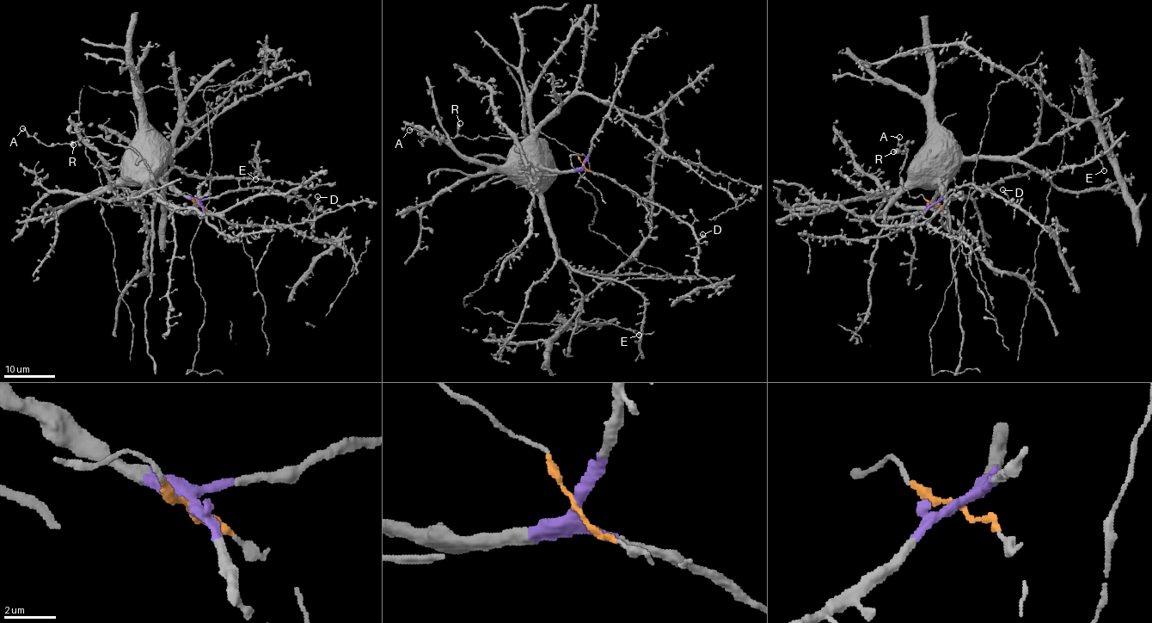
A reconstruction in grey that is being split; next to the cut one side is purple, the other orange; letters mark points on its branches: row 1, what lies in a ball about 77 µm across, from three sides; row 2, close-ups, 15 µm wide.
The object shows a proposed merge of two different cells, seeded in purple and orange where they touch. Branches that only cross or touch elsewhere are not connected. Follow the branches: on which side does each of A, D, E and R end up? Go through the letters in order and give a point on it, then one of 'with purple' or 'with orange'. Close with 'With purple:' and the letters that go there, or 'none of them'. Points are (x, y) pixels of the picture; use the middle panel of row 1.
A: at (409, 130); with orange
D: at (702, 234); with purple
E: at (639, 335); with purple
R: at (460, 123); with orange
With purple: D, E

